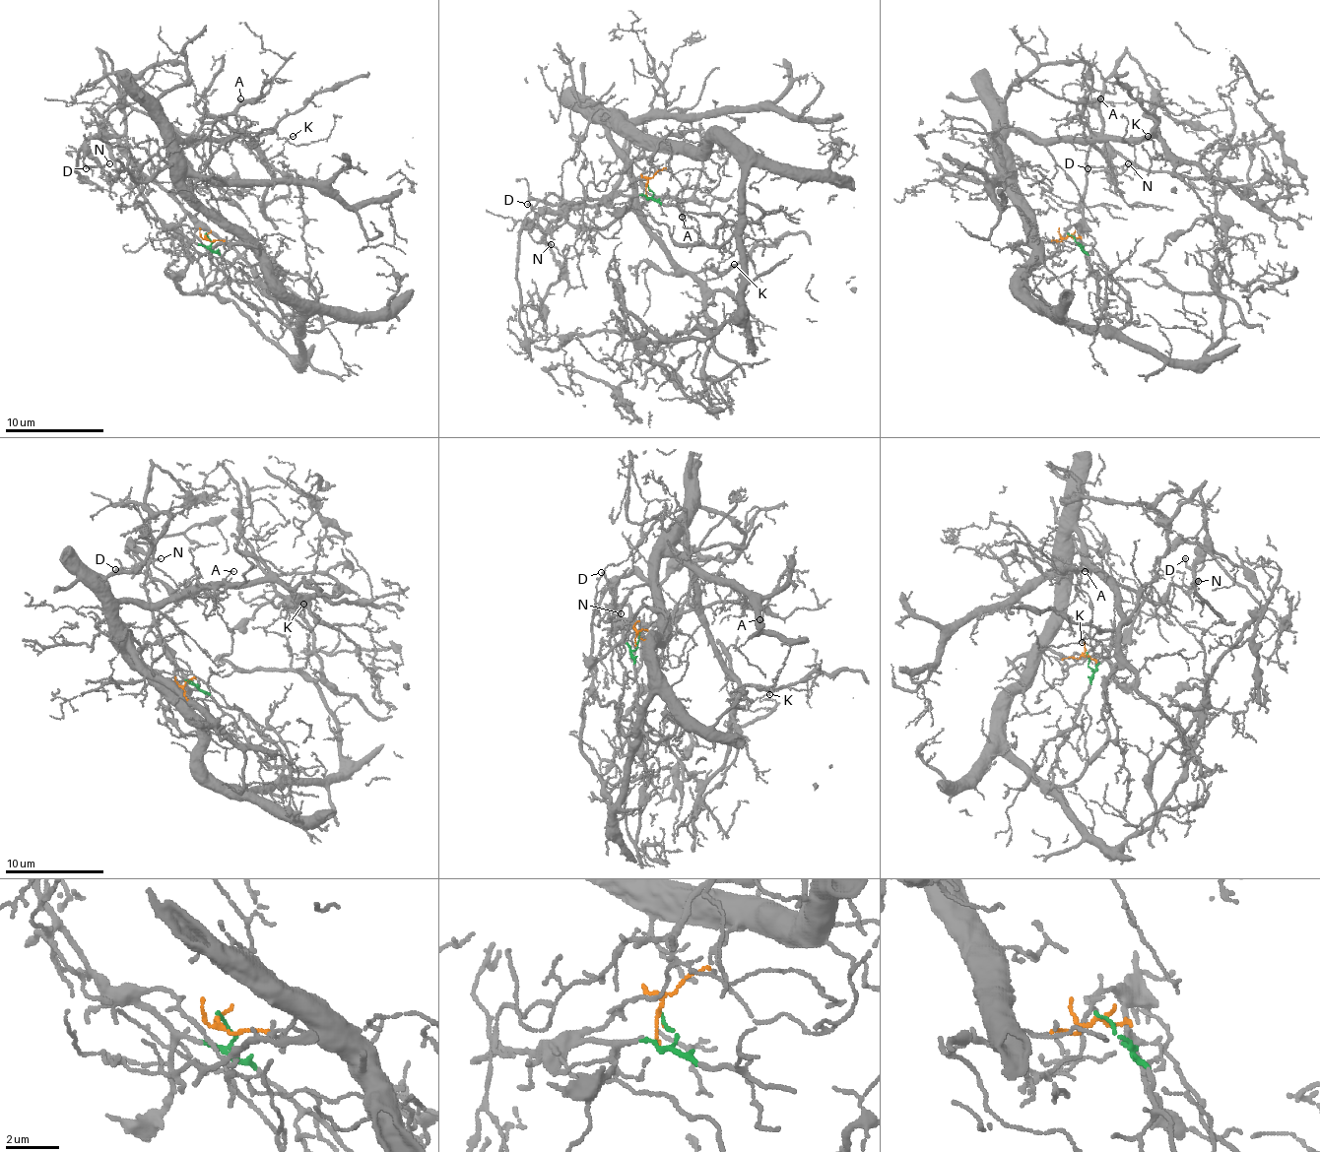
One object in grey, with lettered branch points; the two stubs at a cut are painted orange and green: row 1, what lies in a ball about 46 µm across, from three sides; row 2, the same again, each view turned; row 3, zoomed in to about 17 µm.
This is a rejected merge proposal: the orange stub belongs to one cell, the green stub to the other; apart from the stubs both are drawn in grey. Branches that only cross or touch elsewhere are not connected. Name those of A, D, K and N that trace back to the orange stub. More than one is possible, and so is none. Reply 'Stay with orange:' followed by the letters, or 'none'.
Stay with orange: A, K

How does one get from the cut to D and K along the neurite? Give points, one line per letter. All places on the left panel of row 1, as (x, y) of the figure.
D: (206, 234), (204, 247), (191, 244), (157, 215), (122, 138), (88, 141), (98, 162), (85, 167)
K: (206, 234), (233, 237), (184, 182), (181, 151), (166, 131), (248, 138), (271, 160), (293, 136)

